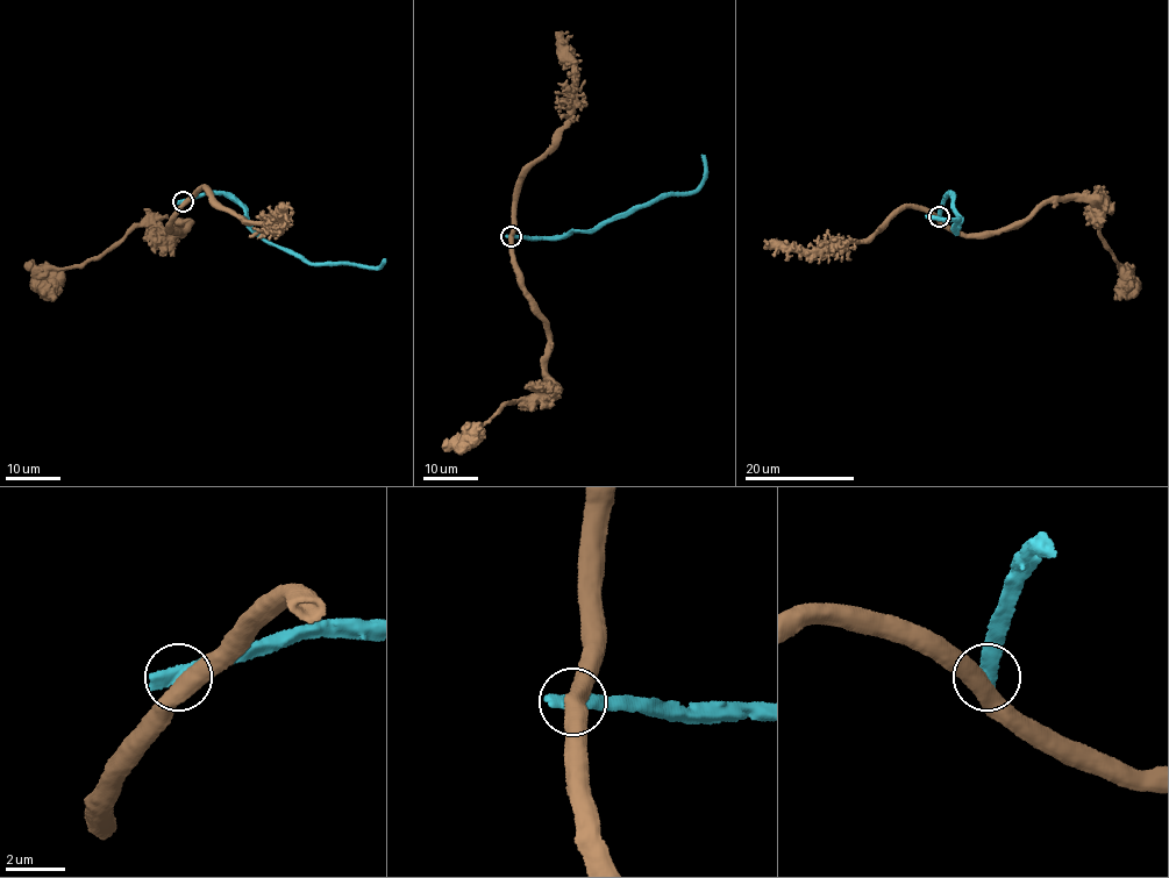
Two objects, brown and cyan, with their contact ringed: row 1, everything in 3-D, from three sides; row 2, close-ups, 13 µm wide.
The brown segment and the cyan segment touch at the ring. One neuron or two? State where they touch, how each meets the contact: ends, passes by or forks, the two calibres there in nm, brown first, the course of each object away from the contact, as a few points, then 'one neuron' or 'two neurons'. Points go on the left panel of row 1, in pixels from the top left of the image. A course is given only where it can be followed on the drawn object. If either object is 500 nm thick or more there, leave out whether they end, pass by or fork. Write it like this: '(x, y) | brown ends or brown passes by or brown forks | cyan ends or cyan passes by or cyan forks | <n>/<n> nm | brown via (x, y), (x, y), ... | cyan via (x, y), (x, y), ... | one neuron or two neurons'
(183, 201) | 500/500 nm | brown via (184, 200), (165, 229), (177, 234), (190, 222), (162, 232), (136, 225), (109, 248), (69, 268), (23, 265) | cyan via (183, 201), (206, 193), (227, 194), (243, 207), (261, 237), (315, 263), (362, 264), (373, 269), (384, 259) | two neurons

